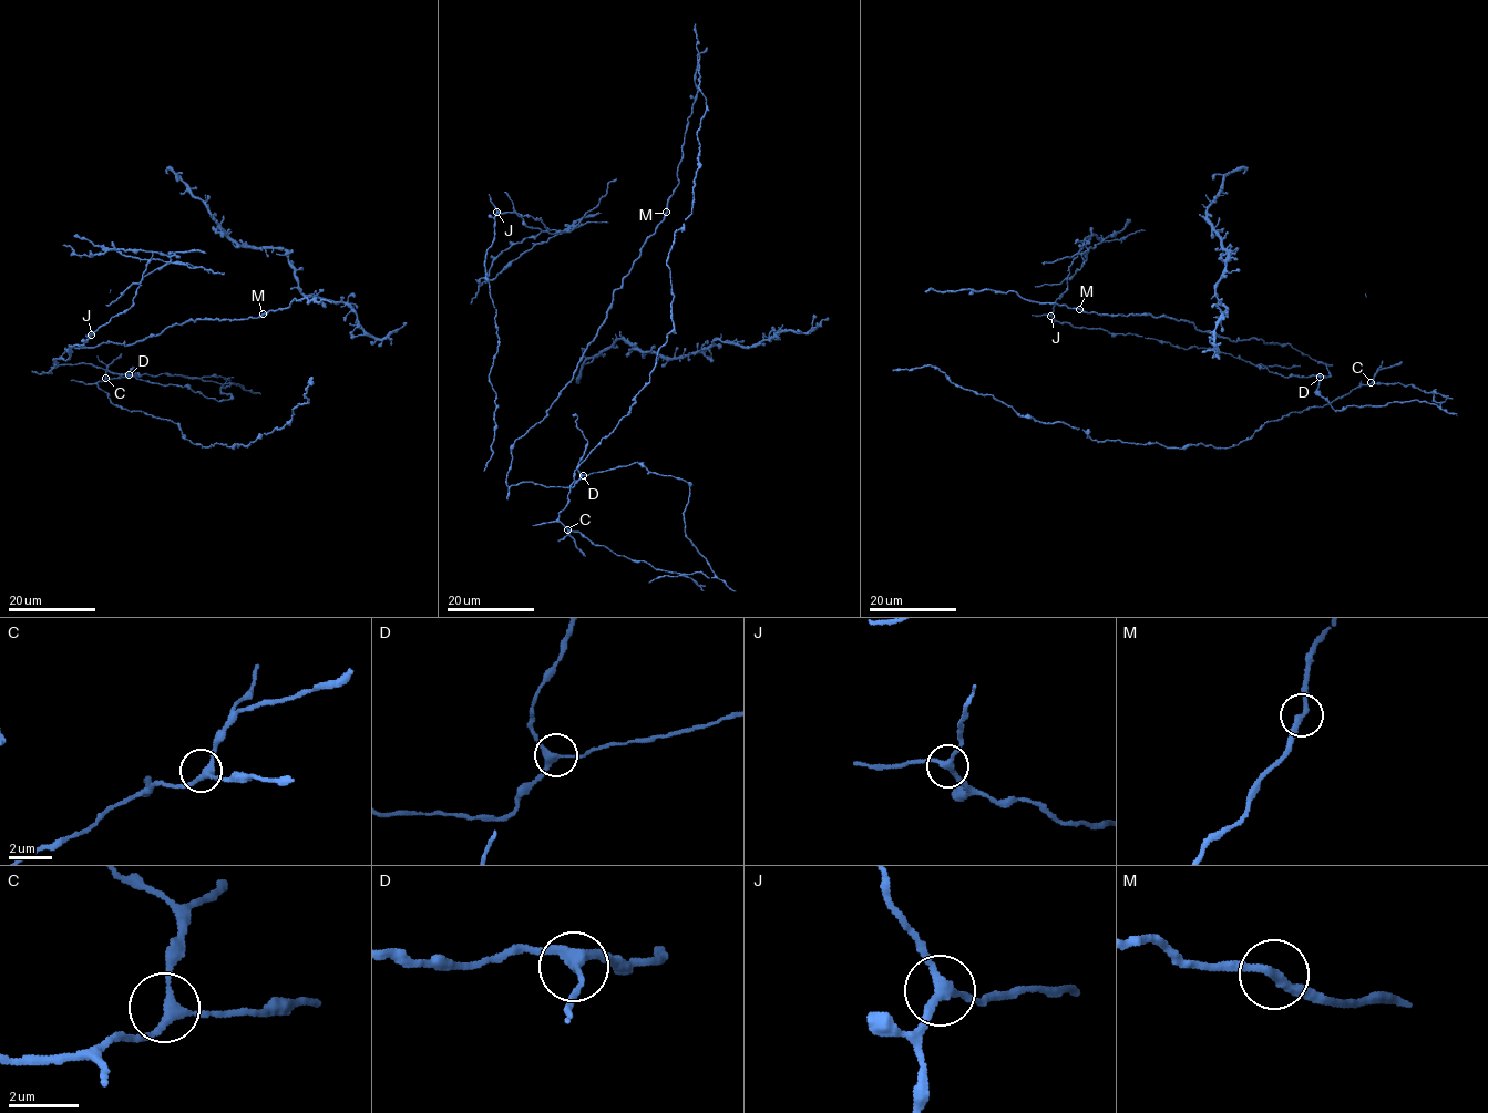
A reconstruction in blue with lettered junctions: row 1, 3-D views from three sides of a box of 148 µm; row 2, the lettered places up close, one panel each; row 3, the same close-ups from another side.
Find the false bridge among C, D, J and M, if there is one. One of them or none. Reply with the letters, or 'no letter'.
J

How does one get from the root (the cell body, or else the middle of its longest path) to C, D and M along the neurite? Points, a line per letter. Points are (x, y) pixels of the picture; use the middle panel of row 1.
C: (685, 529), (714, 577), (700, 573), (670, 577), (668, 572), (615, 554), (567, 529)
D: (685, 529), (684, 511), (690, 491), (687, 482), (649, 472), (637, 462), (583, 475)
M: (685, 529), (690, 485), (637, 462), (571, 487), (506, 484), (512, 445), (571, 380), (667, 213)

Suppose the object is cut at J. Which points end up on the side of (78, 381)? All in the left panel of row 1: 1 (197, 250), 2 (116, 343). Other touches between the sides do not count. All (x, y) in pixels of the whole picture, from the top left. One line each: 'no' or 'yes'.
1: no
2: yes

